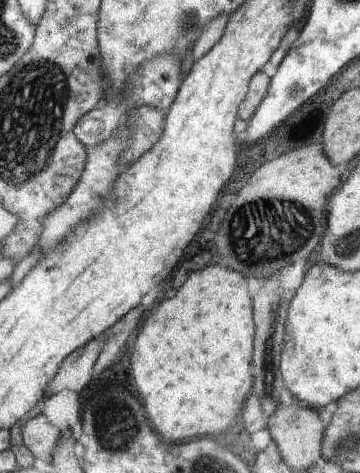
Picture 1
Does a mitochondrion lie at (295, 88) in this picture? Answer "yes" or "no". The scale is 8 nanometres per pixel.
yes

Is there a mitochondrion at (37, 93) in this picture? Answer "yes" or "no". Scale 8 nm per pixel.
yes

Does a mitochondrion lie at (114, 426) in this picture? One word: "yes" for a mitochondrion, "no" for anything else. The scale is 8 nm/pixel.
yes

